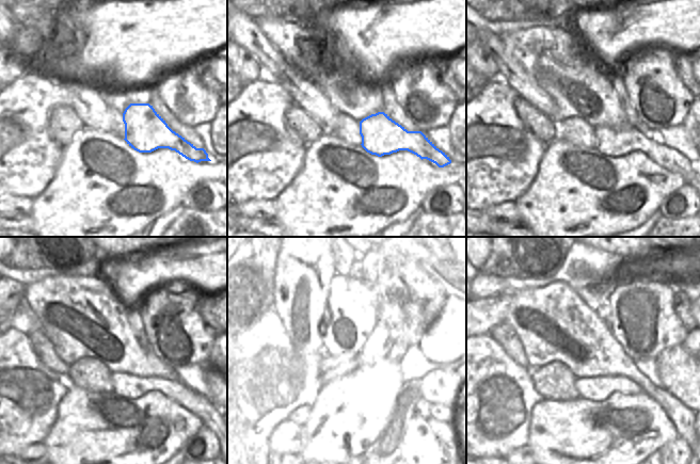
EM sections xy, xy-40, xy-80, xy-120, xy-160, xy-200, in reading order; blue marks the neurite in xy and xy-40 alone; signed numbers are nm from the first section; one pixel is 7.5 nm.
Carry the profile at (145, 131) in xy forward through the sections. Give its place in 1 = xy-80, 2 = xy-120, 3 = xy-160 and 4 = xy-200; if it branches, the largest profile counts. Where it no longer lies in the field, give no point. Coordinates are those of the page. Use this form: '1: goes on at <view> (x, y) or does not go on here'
1: goes on at xy-80 (611, 142)
2: goes on at xy-120 (126, 385)
3: goes on at xy-160 (359, 386)
4: goes on at xy-200 (589, 387)

